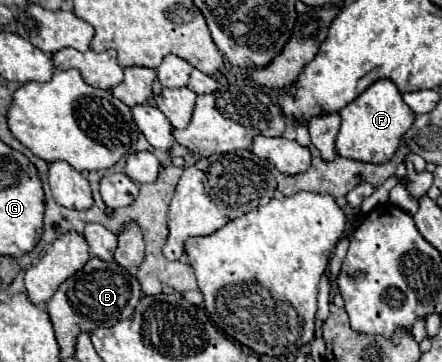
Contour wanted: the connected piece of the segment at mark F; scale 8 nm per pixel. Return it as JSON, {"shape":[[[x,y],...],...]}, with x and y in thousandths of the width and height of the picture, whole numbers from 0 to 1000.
{"shape":[[[864,218],[837,235],[810,273],[787,285],[769,307],[769,323],[774,323],[774,345],[760,378],[765,428],[796,445],[860,456],[891,434],[891,423],[910,401],[914,367],[932,351],[941,318],[910,279],[910,262],[896,246],[896,235],[882,218]]]}

